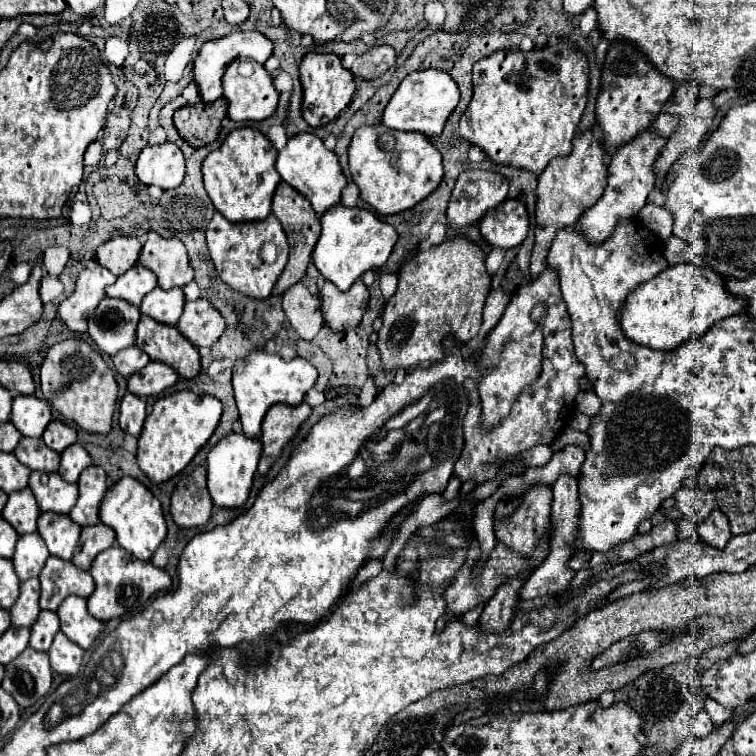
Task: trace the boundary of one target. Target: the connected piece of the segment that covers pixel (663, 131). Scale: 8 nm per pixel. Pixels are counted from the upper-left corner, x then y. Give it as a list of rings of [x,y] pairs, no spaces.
[[[660,113],[660,115],[654,119],[654,123],[650,125],[650,131],[666,139],[666,137],[672,135],[672,131],[676,129],[676,125],[678,125],[678,117],[676,117],[676,115]]]

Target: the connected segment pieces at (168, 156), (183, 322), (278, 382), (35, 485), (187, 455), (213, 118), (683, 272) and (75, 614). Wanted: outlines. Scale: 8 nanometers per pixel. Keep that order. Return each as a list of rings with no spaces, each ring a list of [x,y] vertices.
[[[174,143],[148,145],[136,161],[136,177],[144,185],[176,189],[184,179],[184,155]]]
[[[188,301],[176,325],[194,347],[212,347],[226,329],[224,317],[206,301]]]
[[[254,349],[240,365],[242,369],[234,369],[232,385],[234,385],[238,411],[240,411],[242,429],[244,433],[248,433],[248,437],[254,437],[254,439],[260,439],[262,419],[272,405],[276,403],[290,405],[290,407],[300,405],[304,401],[304,395],[314,387],[318,377],[314,365],[310,365],[308,361],[300,357],[296,357],[294,361],[284,361],[280,355],[270,355],[262,349]]]
[[[32,471],[28,485],[38,501],[40,511],[44,513],[70,513],[78,499],[78,485],[64,481],[58,473]]]
[[[178,391],[160,397],[152,413],[146,417],[144,429],[138,437],[138,465],[150,477],[152,483],[164,483],[178,475],[192,457],[206,445],[212,437],[218,421],[222,417],[222,403],[212,395],[196,395],[192,391]]]
[[[218,99],[214,103],[198,103],[186,105],[174,113],[174,125],[180,137],[192,147],[204,147],[218,139],[220,123],[226,117],[226,99]]]
[[[692,263],[670,265],[654,279],[640,283],[640,287],[628,295],[620,315],[622,331],[630,341],[660,351],[672,351],[688,339],[704,335],[716,321],[746,309],[746,301],[728,295],[724,291],[724,281],[720,279],[722,277],[712,269],[700,269]]]
[[[78,595],[66,597],[56,615],[60,619],[60,631],[82,649],[88,649],[104,629],[104,623],[92,619],[86,611],[86,599]]]

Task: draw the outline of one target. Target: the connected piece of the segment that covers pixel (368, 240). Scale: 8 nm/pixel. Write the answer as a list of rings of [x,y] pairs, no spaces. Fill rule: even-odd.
[[[336,205],[322,215],[322,235],[316,243],[312,259],[318,271],[328,281],[332,281],[340,291],[348,291],[350,285],[362,273],[370,269],[378,269],[388,261],[396,241],[398,241],[396,229],[380,221],[372,211],[360,207],[350,209],[344,205]]]

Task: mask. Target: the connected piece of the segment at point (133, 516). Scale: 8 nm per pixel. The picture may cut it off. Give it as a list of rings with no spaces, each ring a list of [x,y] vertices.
[[[122,477],[106,491],[100,505],[100,521],[114,529],[120,547],[124,547],[128,553],[142,561],[148,561],[166,537],[166,521],[160,501],[140,481],[132,477]]]

